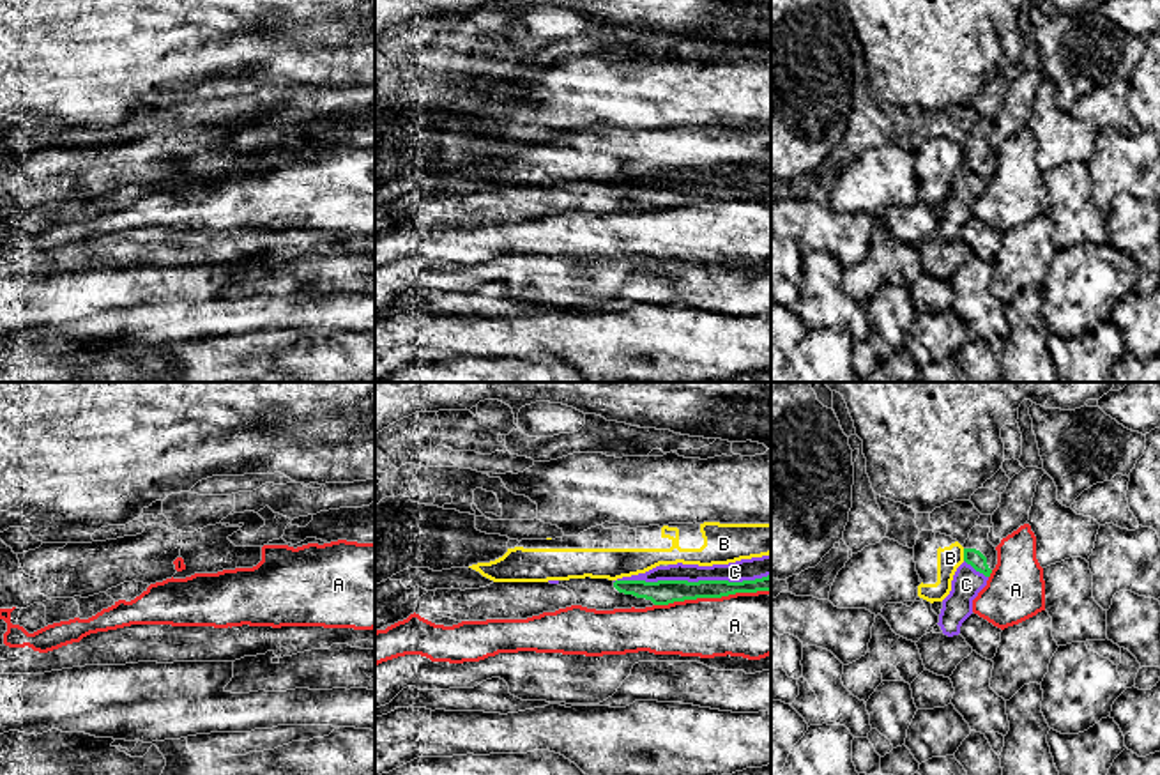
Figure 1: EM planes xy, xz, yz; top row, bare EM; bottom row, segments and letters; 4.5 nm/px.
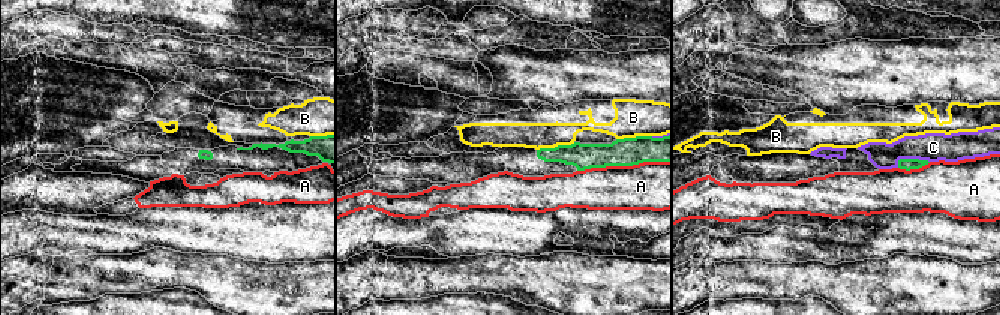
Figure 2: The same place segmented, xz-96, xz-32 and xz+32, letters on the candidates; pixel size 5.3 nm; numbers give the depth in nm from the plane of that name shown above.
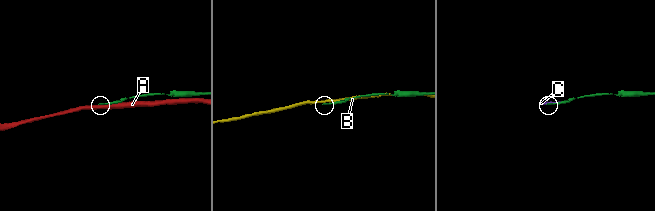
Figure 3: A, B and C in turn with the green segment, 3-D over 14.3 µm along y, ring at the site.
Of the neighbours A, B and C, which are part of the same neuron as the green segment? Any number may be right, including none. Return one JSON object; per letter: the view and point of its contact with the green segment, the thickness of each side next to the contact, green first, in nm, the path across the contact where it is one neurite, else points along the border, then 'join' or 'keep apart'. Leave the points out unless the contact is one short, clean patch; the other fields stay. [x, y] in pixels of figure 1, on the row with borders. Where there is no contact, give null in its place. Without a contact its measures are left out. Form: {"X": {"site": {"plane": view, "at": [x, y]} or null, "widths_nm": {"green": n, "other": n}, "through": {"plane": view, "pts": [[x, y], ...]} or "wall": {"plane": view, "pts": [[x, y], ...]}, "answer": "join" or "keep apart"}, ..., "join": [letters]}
{"A": {"site": {"plane": "xz", "at": [711, 597]}, "widths_nm": {"green": 110, "other": 300}, "answer": "keep apart"}, "B": {"site": {"plane": "yz", "at": [964, 554]}, "widths_nm": {"green": 80, "other": 110}, "answer": "keep apart"}, "C": {"site": {"plane": "xz", "at": [692, 583]}, "widths_nm": {"green": 110, "other": 100}, "answer": "keep apart"}, "join": []}

